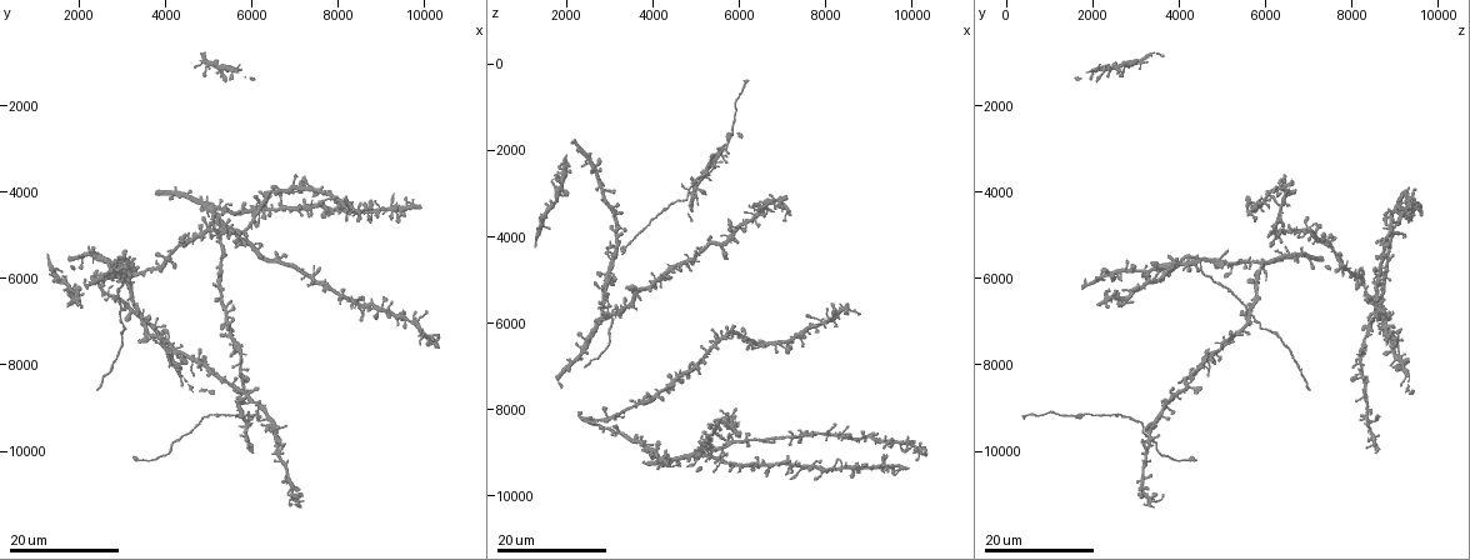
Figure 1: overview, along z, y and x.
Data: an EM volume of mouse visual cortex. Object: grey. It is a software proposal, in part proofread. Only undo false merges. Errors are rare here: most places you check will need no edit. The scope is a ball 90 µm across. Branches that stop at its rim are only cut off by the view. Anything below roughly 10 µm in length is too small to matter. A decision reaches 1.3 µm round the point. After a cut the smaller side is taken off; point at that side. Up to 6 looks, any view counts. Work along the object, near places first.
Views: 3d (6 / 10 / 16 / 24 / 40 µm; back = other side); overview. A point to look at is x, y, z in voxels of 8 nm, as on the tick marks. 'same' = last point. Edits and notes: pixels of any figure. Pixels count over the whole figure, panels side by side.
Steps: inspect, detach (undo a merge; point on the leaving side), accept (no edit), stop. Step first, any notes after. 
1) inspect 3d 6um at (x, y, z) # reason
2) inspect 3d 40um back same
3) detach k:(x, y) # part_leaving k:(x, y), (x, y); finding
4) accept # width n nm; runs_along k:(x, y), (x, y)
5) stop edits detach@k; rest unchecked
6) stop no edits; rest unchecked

inspect 3d 16um at (6200, 4300, 6300) # four or more arms meet

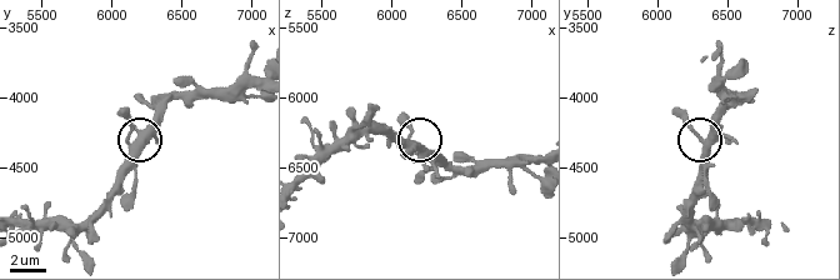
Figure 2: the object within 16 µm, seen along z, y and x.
inspect 3d 10um at (6160, 4340, 6360)

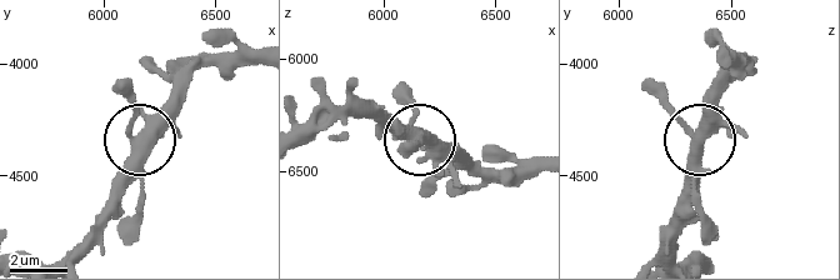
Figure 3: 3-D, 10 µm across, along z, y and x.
accept # side_arm 56 um; runs_along 3:(65, 256), (95, 220), (131, 149), (129, 94); one neuron here

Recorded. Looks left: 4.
inspect 3d 24um at (6550, 4450, 9300) # a narrow waist

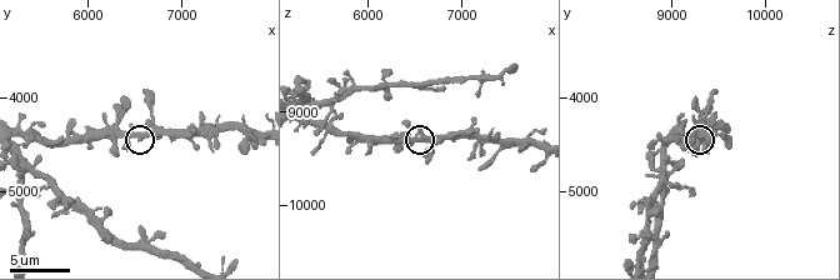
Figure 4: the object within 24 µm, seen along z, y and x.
inspect 3d 10um at (6500, 4350, 9300) # zoom in

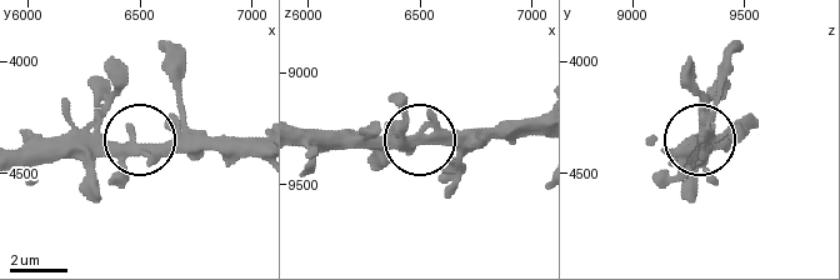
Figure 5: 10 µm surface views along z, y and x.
accept # runs_along 5:(24, 154), (238, 146); all the same neuron

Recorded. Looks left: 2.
inspect 3d 16um at (3150, 5700, 4350)

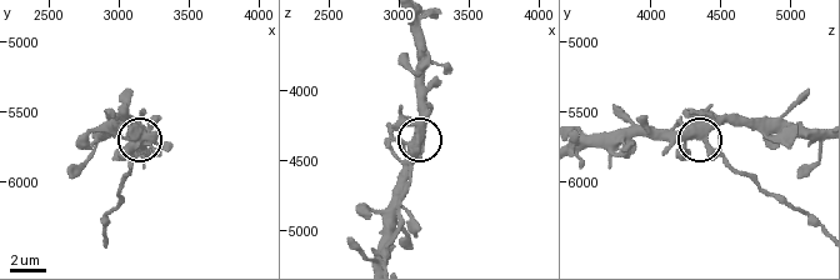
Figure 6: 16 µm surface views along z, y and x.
inspect 3d 6um at (3140, 5700, 4400)

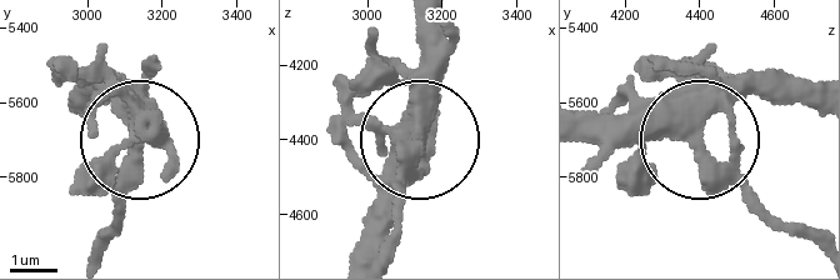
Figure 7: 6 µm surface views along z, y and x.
accept # runs_along 7:(818, 101), (746, 101), (703, 125), (710, 149), (790, 229); all the same neuron

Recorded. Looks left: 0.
stop no edits; rest unchecked

